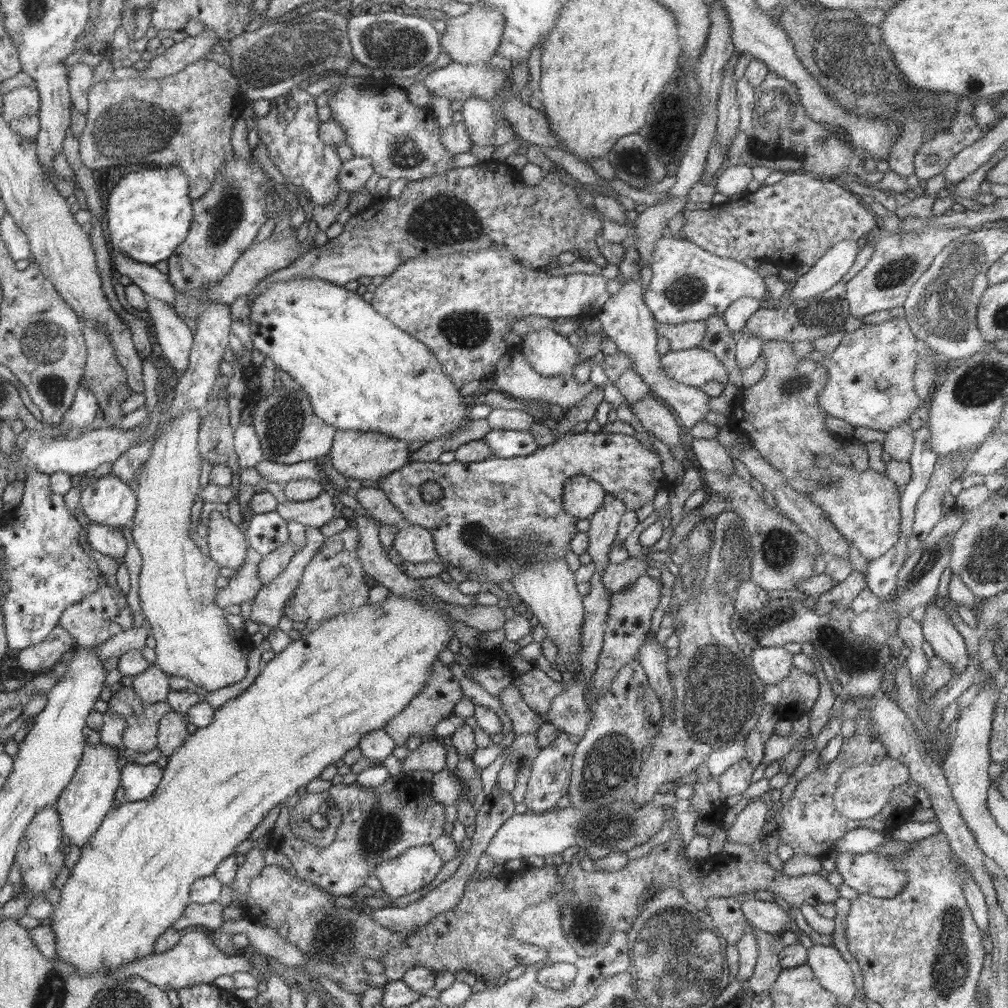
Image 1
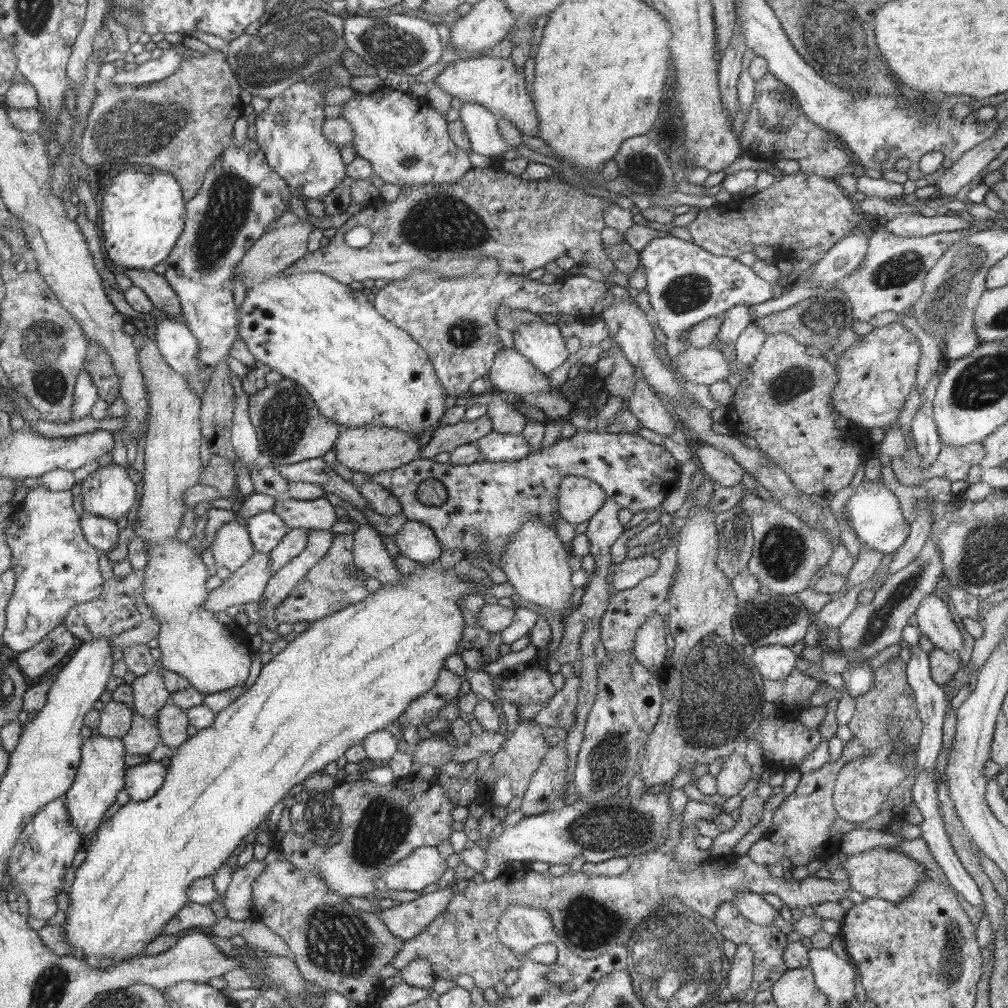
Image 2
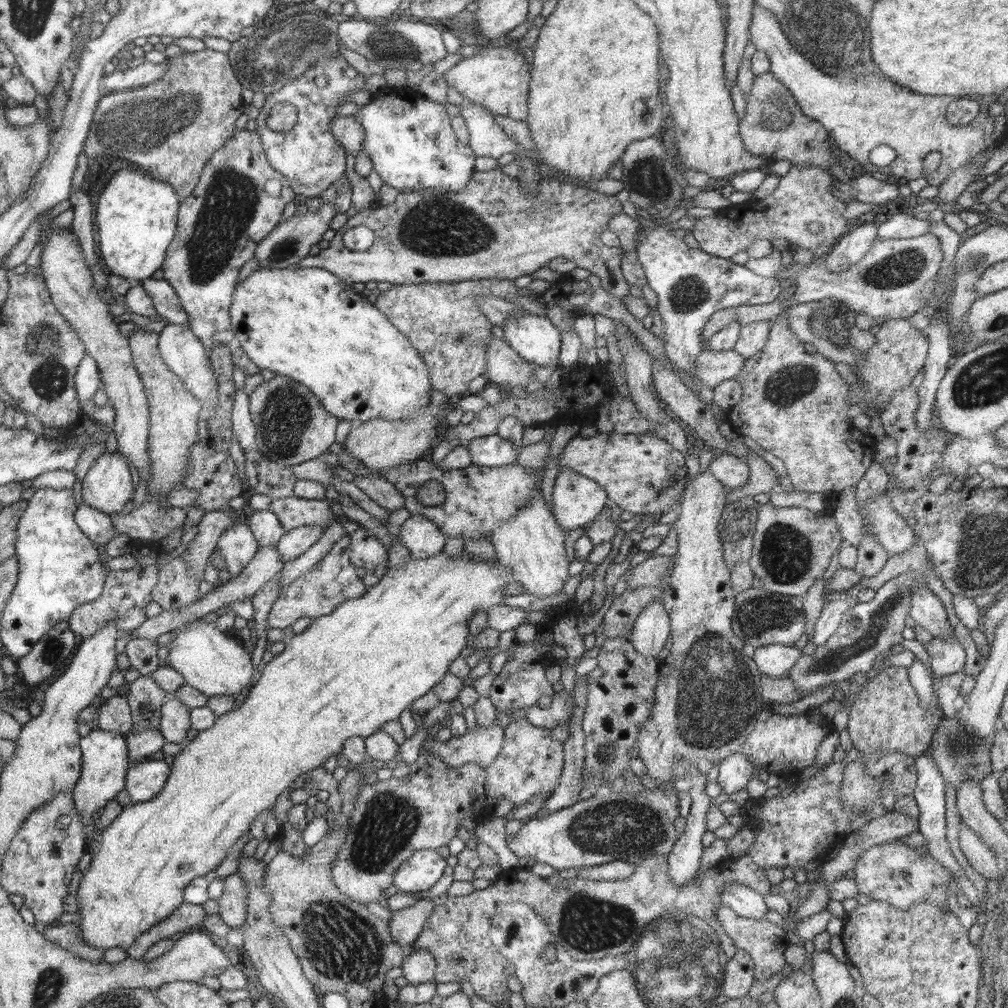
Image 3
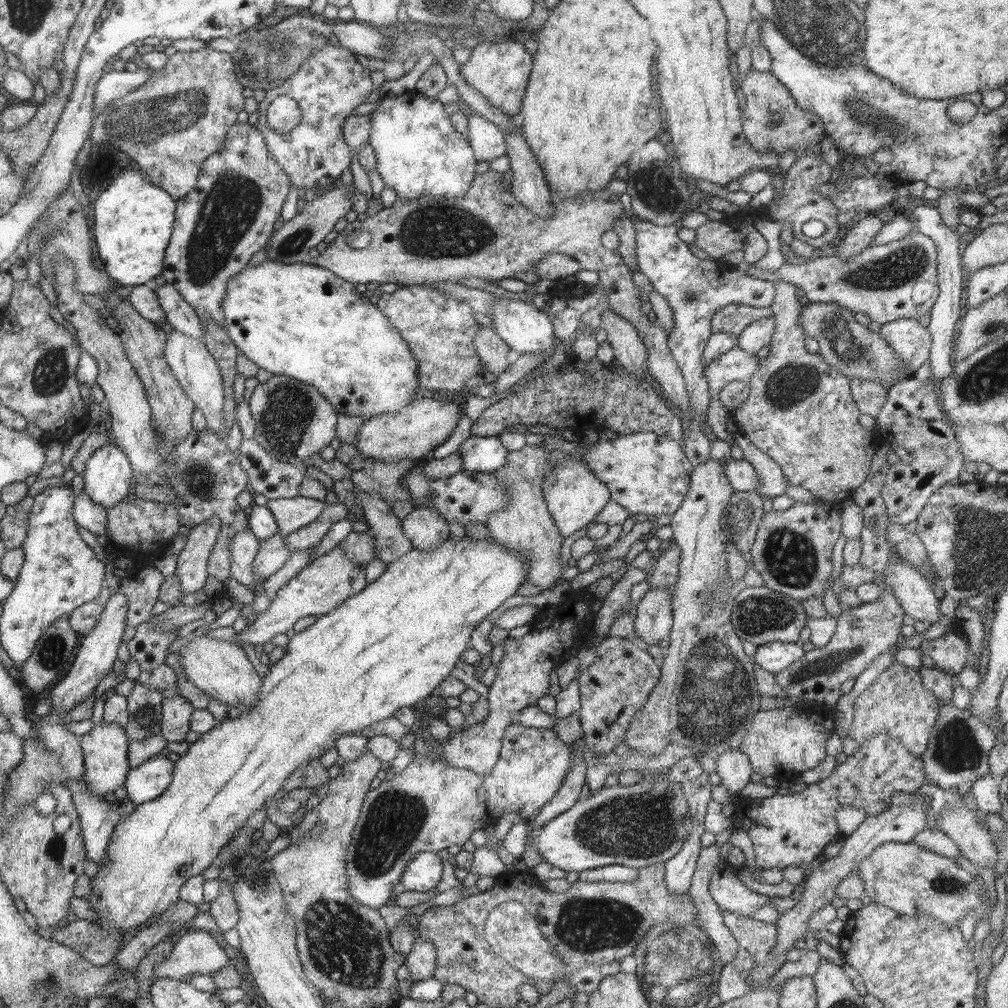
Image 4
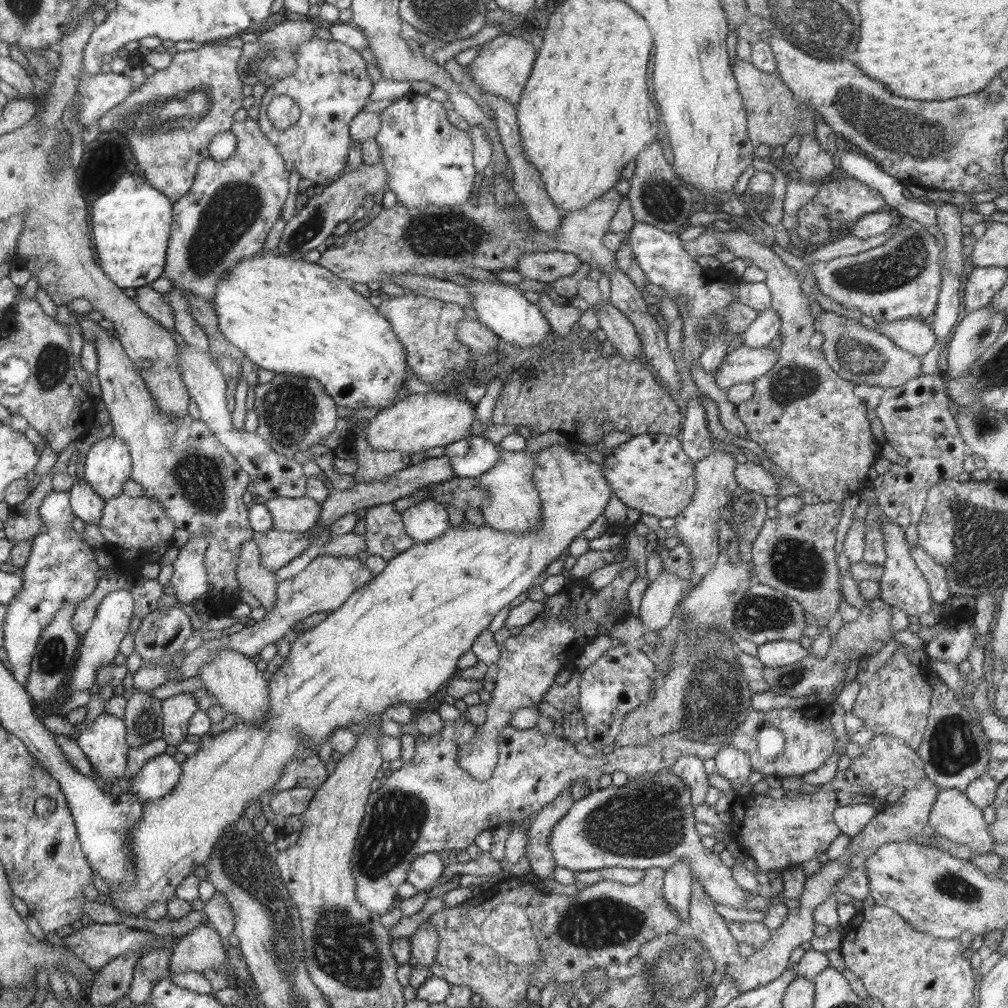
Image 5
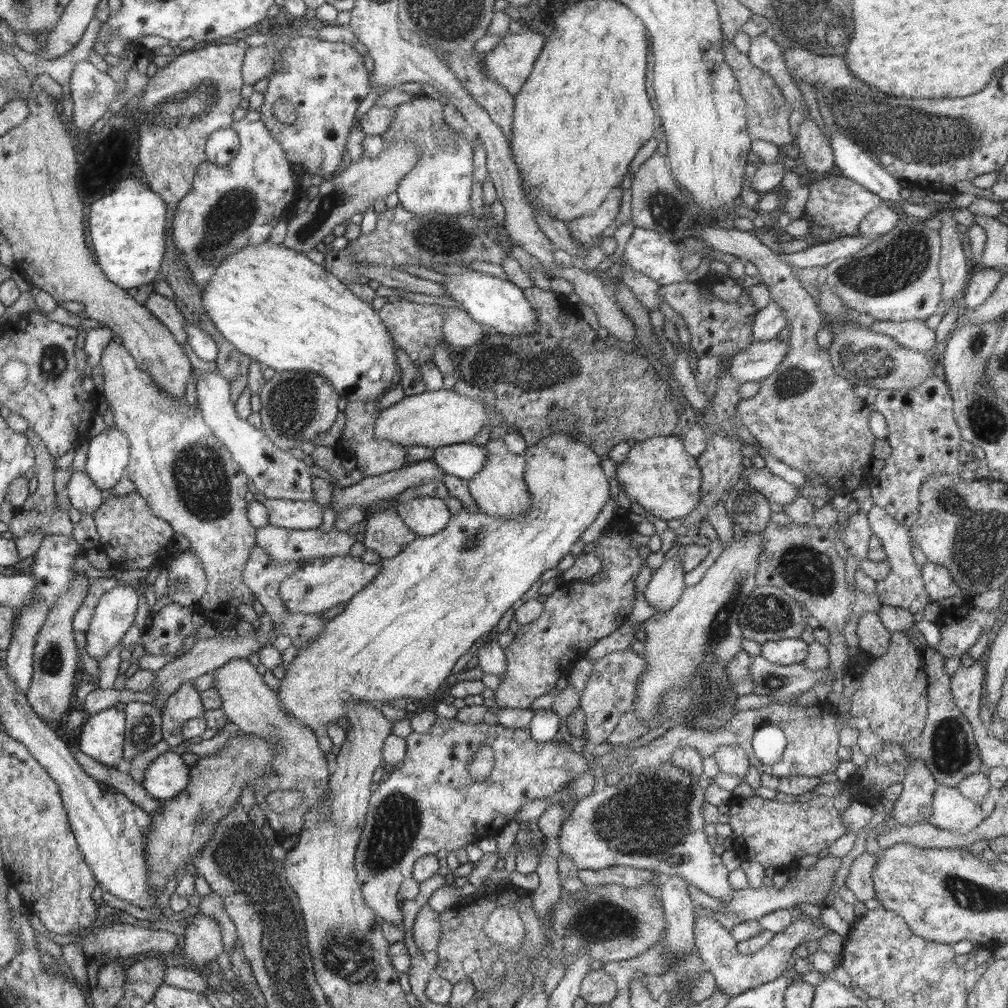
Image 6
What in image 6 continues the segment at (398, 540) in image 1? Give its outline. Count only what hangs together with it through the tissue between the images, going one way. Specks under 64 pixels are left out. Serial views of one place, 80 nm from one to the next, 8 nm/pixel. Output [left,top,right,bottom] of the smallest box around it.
[396,496,452,536]

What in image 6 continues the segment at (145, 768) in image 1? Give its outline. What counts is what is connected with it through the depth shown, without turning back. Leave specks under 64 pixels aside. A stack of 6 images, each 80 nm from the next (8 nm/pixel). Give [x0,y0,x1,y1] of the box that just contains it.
[142,750,190,800]

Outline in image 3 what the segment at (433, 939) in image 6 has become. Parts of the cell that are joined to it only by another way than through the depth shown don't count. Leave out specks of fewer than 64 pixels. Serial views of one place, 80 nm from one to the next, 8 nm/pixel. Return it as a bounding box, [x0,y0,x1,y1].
[401,948,437,985]

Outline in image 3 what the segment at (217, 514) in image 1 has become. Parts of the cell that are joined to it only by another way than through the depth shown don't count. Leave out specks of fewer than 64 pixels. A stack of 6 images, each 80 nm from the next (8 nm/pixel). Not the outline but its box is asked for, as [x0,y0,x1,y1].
[215,521,259,576]

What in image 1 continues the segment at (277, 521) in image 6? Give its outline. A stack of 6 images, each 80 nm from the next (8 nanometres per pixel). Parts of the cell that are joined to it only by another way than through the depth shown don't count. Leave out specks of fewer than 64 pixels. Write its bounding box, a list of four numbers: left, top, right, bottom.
[275,490,337,529]

